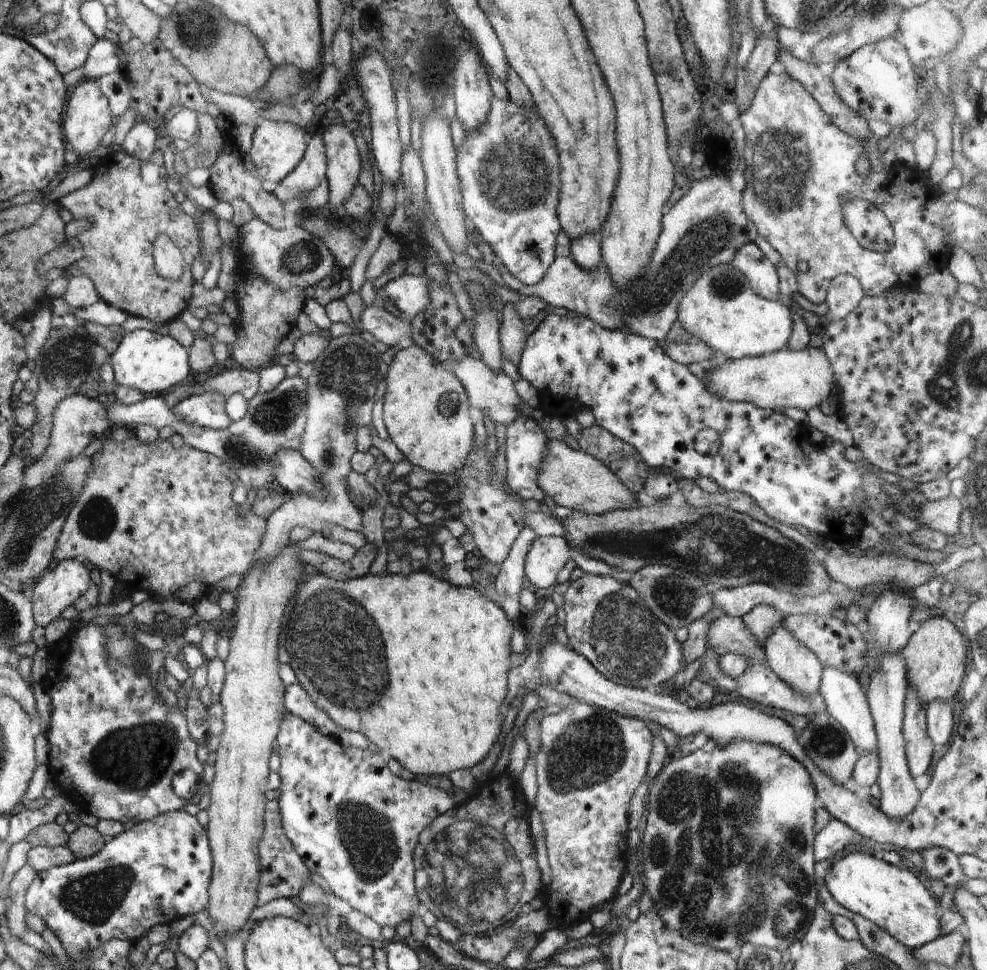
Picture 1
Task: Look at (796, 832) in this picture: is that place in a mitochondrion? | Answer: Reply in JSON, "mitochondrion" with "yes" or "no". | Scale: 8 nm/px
{"mitochondrion":"yes"}

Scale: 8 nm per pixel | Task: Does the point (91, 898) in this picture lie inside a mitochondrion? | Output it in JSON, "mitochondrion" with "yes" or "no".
{"mitochondrion":"yes"}

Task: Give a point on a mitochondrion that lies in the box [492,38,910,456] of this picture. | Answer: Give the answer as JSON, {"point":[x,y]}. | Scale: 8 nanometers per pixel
{"point":[789,149]}

